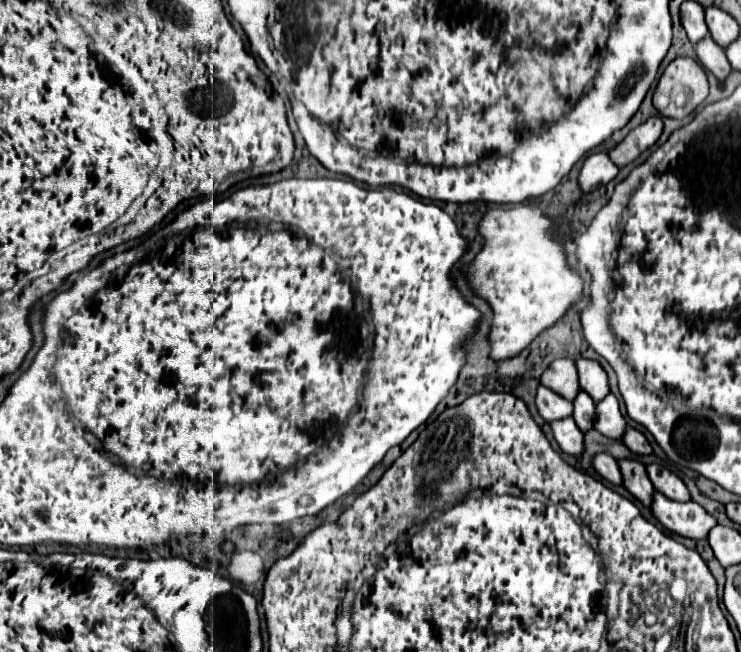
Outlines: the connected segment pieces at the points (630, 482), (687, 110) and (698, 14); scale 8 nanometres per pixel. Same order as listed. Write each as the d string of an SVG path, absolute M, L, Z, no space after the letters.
M618 461L622 477L624 477L624 487L638 499L642 501L644 507L650 507L652 503L652 495L654 495L654 487L648 479L646 467L640 461Z
M676 57L654 91L654 107L664 117L686 119L708 97L704 67L690 57Z
M686 1L680 7L680 17L682 17L682 27L688 33L688 39L694 43L698 43L700 39L704 39L708 35L708 27L704 21L704 7L694 3L694 1Z

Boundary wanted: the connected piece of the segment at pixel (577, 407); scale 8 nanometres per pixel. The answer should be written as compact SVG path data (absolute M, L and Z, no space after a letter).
M584 391L578 393L578 397L574 399L574 415L572 417L582 433L592 429L594 417L596 417L596 403L590 399L588 393L584 393Z

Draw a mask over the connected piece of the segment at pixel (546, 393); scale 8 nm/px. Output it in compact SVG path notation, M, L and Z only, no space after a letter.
M542 385L538 387L538 393L536 393L536 407L538 407L540 415L542 415L548 423L572 415L572 403L566 401L564 397L556 395L556 393L550 391L548 387L542 387Z

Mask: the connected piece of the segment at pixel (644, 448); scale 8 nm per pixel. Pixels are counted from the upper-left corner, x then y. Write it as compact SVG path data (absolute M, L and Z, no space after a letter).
M626 429L626 435L624 435L622 441L636 455L650 455L652 453L652 447L646 441L646 437L640 431L636 431L636 429Z

